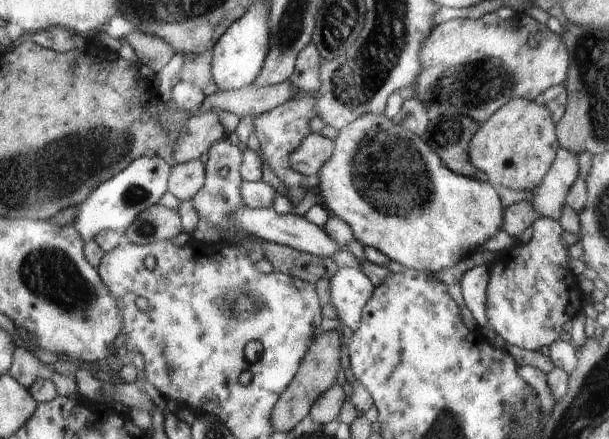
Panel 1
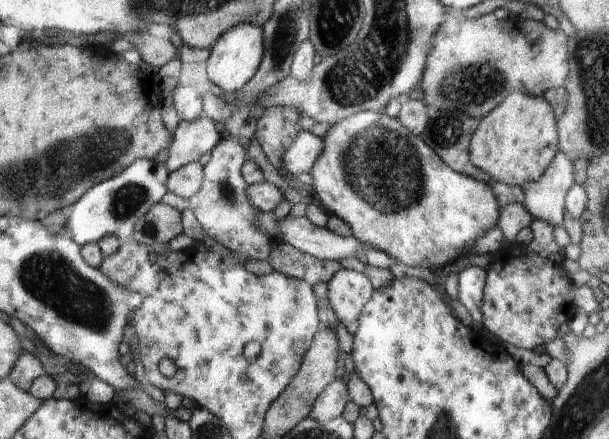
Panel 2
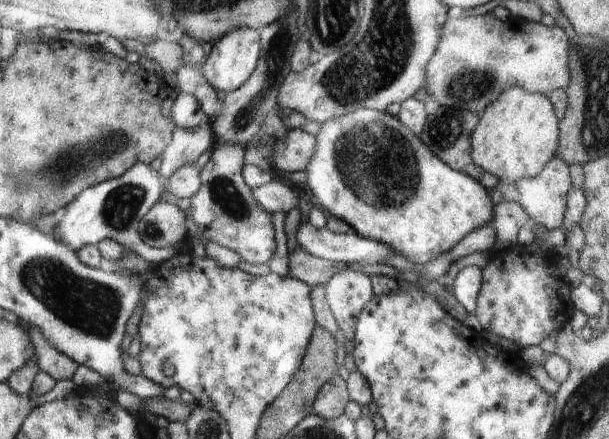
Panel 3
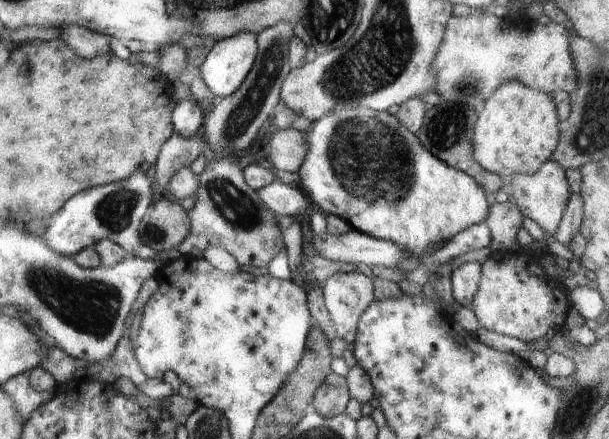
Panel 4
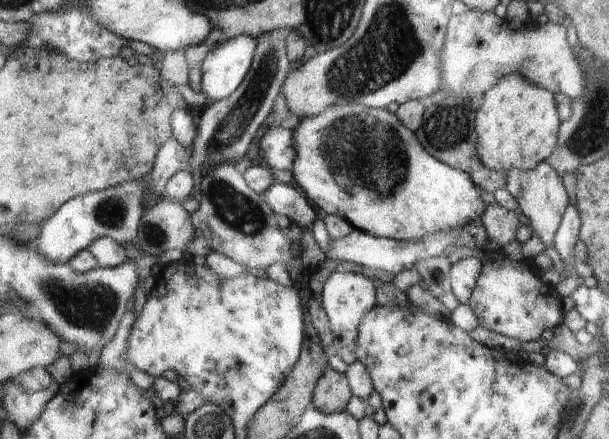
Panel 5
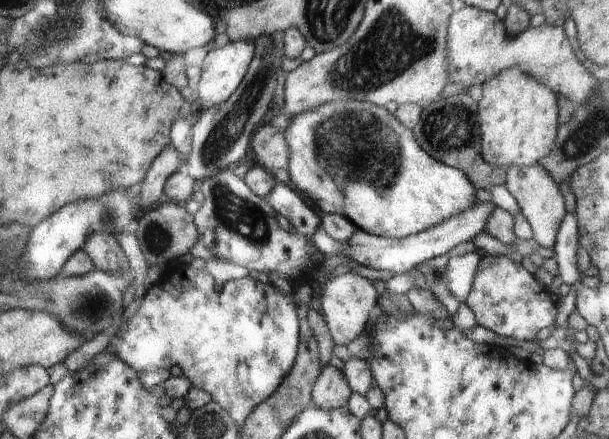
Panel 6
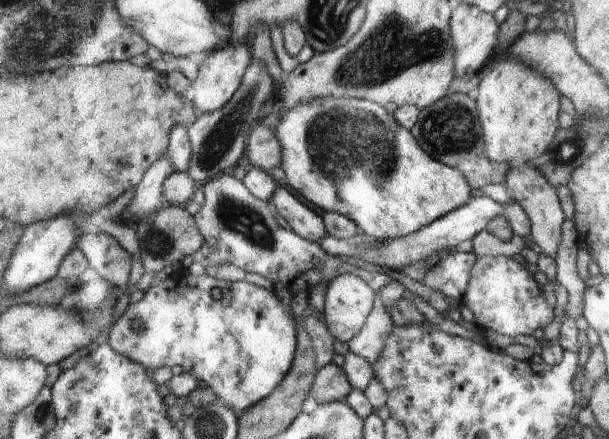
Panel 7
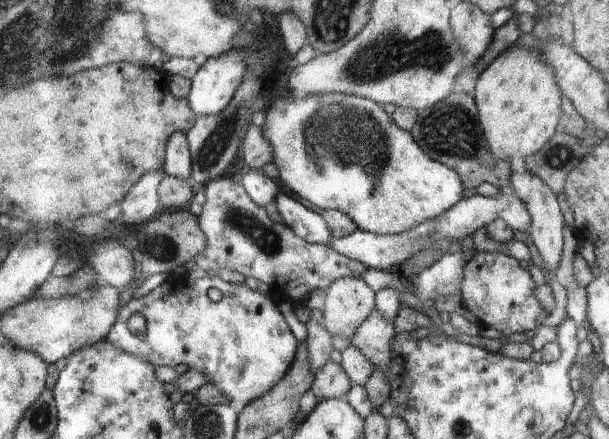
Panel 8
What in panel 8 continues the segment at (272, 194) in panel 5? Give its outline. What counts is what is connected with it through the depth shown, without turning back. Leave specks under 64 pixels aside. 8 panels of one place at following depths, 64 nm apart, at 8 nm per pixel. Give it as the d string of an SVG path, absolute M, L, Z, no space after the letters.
M278 193L275 202L285 225L291 226L291 229L306 242L326 245L326 242L333 238L331 231L327 229L326 219L318 212L310 210L284 193Z

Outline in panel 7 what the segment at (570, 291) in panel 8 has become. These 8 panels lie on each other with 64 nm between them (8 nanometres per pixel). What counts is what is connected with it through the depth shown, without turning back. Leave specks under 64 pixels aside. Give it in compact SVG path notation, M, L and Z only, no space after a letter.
M566 219L562 224L562 240L556 252L557 282L568 291L565 312L573 321L582 315L582 298L587 289L585 282L577 272L577 230L574 222Z

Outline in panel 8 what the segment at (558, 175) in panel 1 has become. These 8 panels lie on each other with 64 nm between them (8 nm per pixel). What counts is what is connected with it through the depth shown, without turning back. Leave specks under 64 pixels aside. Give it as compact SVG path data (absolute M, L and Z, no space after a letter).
M528 171L523 174L511 172L511 186L514 188L516 196L522 199L524 206L527 206L528 214L531 214L531 228L528 232L540 253L541 269L546 276L546 282L548 282L548 277L555 276L563 252L563 227L566 223L560 211L560 204L554 192L540 180L540 177Z

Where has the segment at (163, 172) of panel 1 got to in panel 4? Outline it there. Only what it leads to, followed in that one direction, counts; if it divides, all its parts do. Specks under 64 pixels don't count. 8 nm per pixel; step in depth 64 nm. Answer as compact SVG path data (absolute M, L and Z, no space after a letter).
M138 172L126 180L120 180L114 184L110 182L96 190L86 190L84 194L76 194L76 198L72 198L72 202L68 202L68 206L64 206L64 210L60 210L60 214L48 226L46 236L48 242L60 254L73 257L80 250L108 239L123 248L125 258L134 257L160 262L165 252L152 250L143 242L139 234L139 223L150 208L152 182L154 178L150 180L146 174Z

